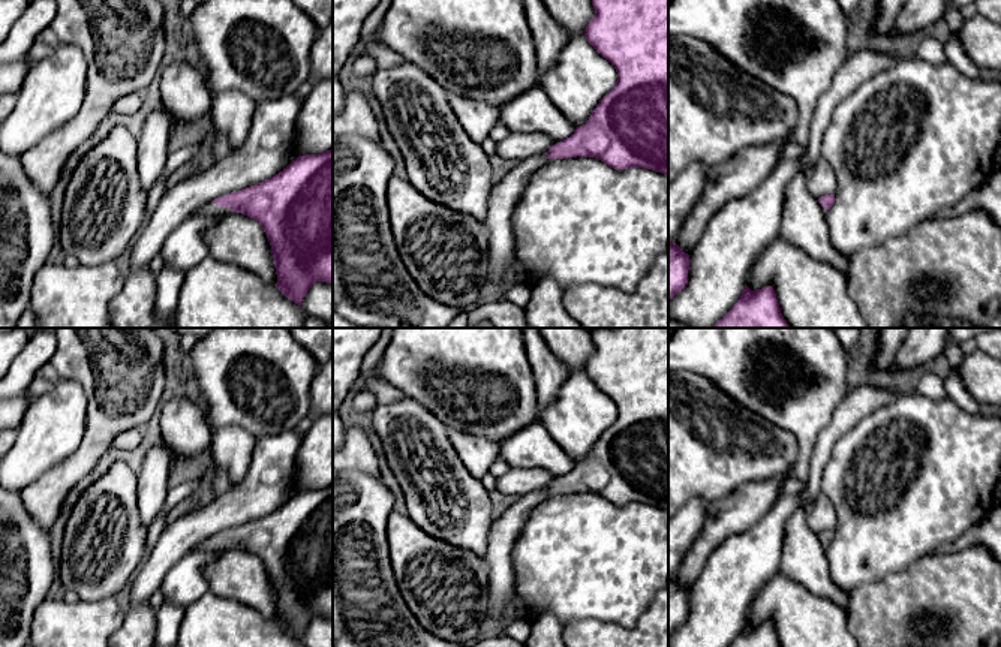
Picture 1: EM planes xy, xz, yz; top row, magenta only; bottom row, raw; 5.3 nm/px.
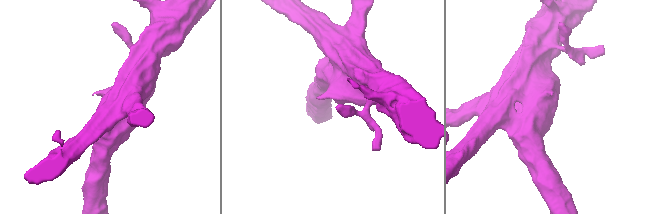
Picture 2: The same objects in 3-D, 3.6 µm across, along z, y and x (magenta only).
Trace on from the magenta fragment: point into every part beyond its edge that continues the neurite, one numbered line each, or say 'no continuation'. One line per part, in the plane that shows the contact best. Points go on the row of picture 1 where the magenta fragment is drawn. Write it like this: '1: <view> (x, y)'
1: xy (209, 210)

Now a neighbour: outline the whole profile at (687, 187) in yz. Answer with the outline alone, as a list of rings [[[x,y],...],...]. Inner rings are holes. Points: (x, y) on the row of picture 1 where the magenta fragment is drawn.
[[[692,163],[668,181],[668,243],[673,243],[706,186],[707,169]]]

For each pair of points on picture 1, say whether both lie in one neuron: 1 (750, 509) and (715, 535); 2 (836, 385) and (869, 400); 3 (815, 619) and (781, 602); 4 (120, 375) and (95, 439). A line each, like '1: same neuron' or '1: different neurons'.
1: same neuron
2: different neurons
3: same neuron
4: same neuron

